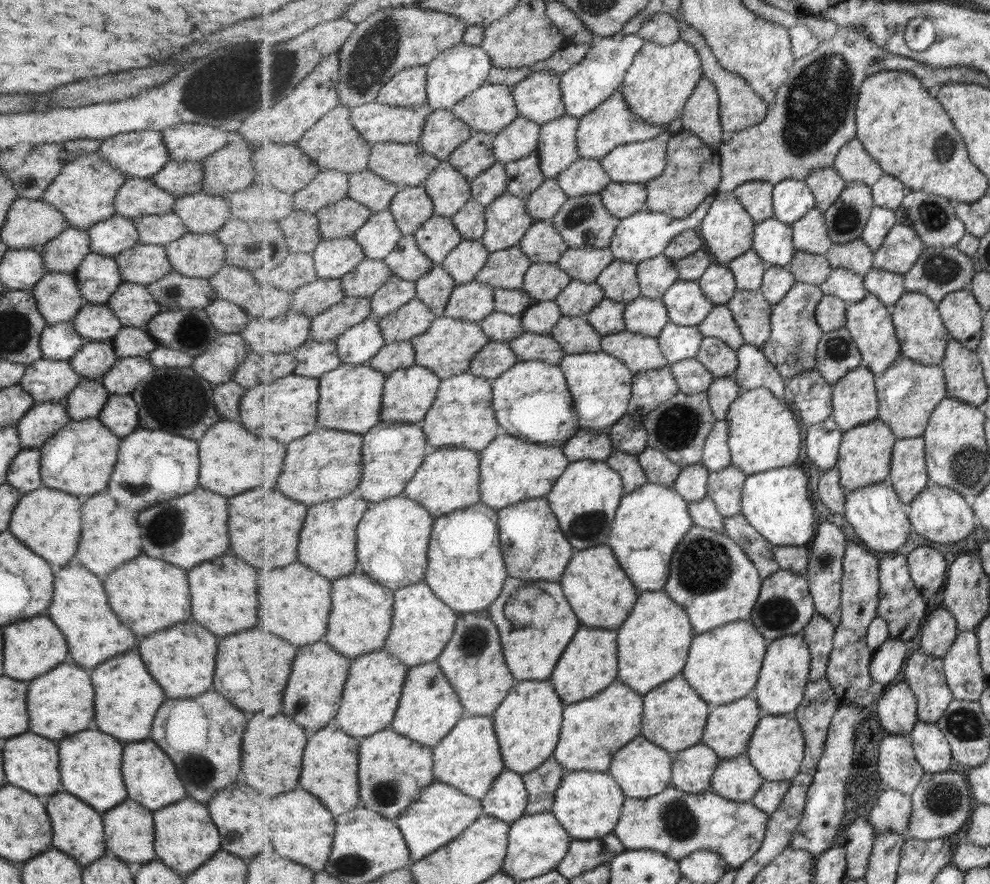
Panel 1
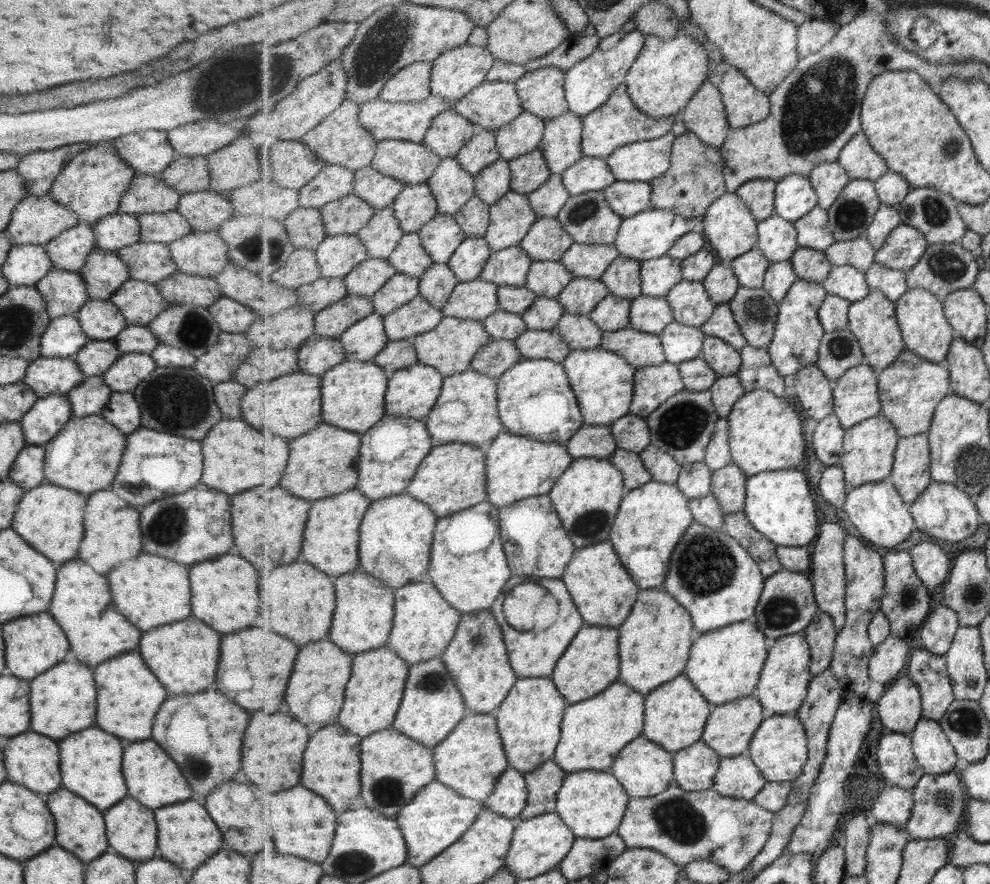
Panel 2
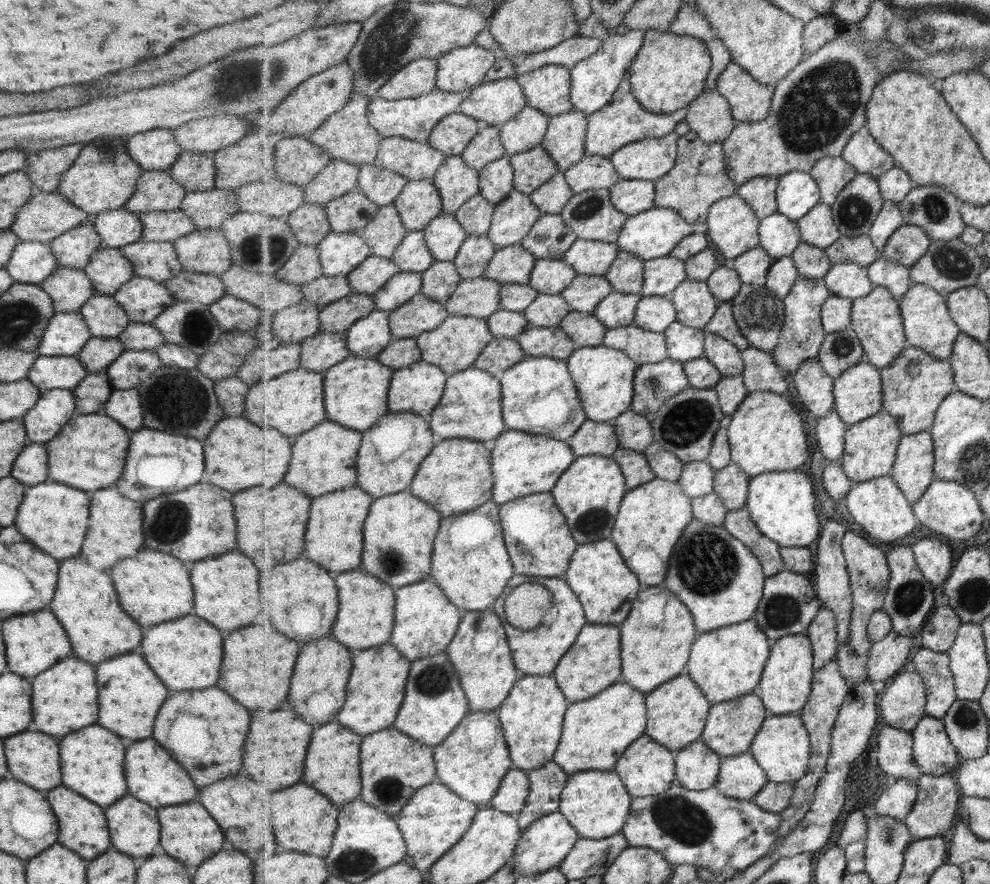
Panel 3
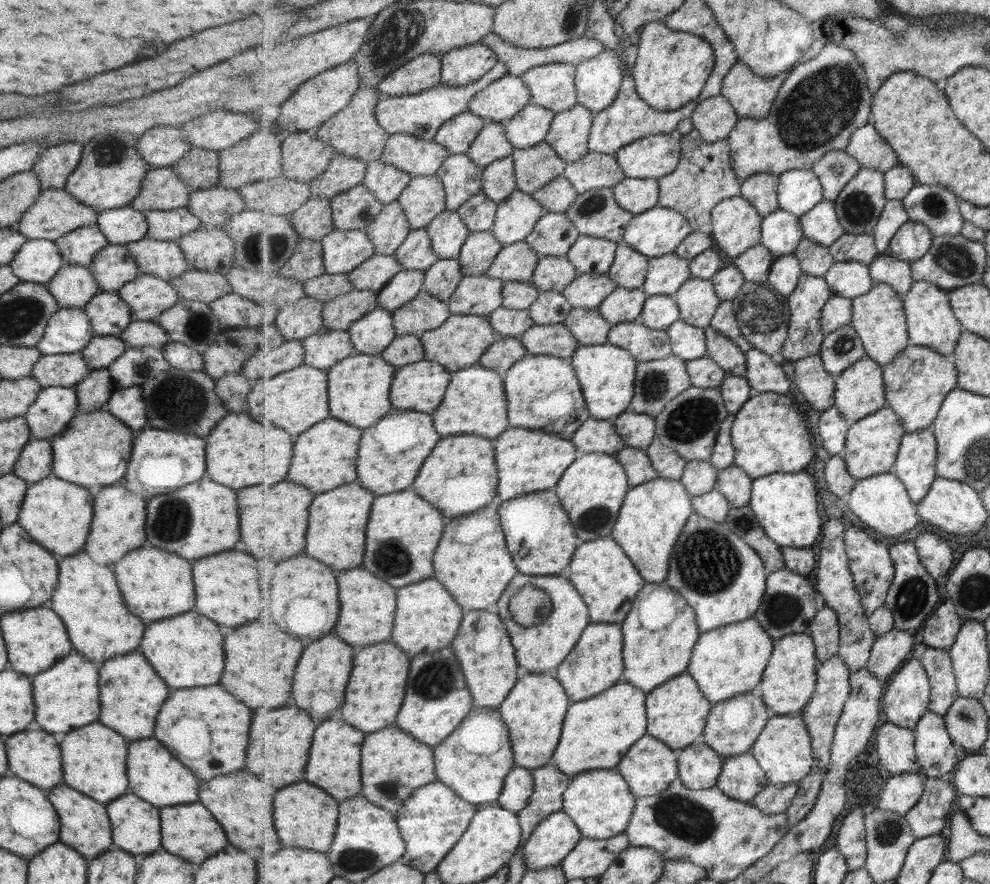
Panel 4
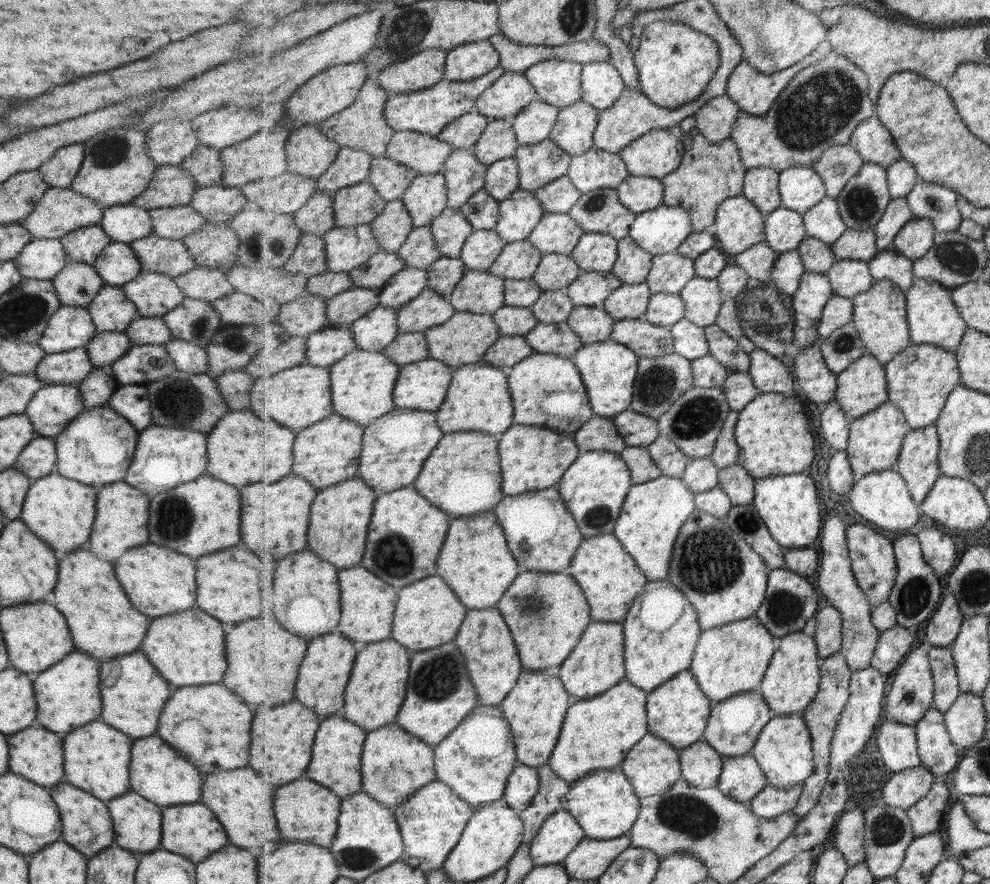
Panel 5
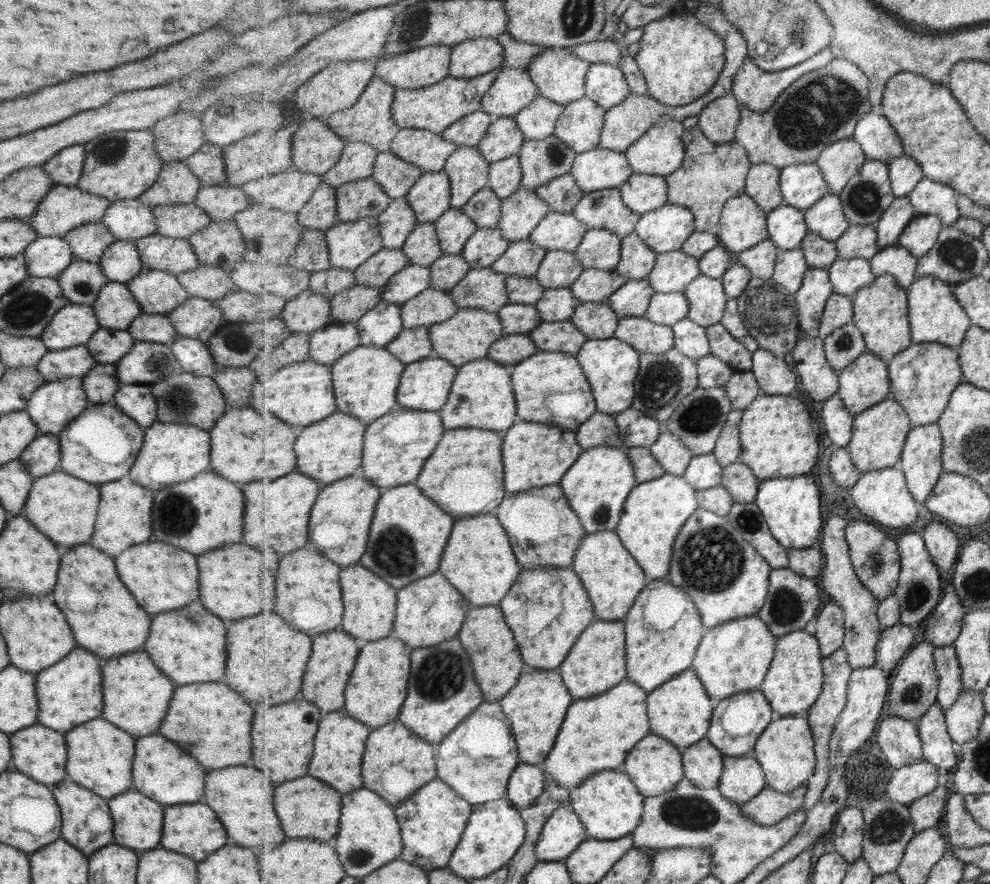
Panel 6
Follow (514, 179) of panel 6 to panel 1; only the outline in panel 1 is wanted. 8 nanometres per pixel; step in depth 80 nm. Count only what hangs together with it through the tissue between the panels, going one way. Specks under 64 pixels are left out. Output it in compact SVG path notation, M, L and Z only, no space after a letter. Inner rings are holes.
M497 162L471 181L472 196L488 207L508 192L509 181L505 163Z

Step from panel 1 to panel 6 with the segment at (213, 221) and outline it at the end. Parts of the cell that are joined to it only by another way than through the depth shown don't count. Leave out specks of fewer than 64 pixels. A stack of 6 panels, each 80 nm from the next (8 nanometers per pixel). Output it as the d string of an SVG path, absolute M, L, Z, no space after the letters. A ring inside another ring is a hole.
M203 184L192 203L200 208L211 221L231 222L235 213L253 204L241 188L229 184Z

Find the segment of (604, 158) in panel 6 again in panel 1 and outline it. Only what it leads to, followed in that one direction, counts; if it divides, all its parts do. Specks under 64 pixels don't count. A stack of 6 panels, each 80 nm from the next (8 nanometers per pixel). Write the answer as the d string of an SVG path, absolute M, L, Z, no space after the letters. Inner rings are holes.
M581 157L558 177L559 185L571 198L601 194L613 180L596 158Z

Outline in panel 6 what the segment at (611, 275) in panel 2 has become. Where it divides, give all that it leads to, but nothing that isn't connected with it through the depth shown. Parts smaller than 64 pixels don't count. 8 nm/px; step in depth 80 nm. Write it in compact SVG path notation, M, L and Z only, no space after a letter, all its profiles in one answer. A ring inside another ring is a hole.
M636 232L622 238L622 257L616 270L629 279L646 280L654 269L658 253Z

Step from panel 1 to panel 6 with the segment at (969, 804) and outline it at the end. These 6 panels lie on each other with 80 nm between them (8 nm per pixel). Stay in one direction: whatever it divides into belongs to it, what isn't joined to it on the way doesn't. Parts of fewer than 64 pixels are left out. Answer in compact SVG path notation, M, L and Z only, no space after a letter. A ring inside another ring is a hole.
M938 786L933 792L923 798L918 798L916 802L909 806L917 832L937 827L939 820L945 814L948 798L947 788Z

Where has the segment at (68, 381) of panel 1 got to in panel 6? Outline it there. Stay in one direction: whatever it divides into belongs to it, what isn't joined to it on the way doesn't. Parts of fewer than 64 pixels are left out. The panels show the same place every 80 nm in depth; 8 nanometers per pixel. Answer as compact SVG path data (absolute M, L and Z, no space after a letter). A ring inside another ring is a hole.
M85 345L71 348L47 351L36 364L37 372L45 382L55 382L64 378L83 378L95 364Z

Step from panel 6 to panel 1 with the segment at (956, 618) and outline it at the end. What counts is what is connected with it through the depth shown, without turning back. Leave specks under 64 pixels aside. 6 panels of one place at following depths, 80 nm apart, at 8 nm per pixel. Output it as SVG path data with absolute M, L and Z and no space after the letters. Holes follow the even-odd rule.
M945 606L935 609L922 624L920 646L923 652L936 658L947 657L960 633L955 615Z

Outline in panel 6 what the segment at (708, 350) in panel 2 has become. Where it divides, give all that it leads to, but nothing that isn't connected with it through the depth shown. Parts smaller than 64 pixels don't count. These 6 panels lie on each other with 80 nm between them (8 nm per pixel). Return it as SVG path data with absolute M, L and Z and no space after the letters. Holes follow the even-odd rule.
M723 324L707 327L707 331L710 338L711 355L730 363L737 372L753 369L754 353L727 331Z

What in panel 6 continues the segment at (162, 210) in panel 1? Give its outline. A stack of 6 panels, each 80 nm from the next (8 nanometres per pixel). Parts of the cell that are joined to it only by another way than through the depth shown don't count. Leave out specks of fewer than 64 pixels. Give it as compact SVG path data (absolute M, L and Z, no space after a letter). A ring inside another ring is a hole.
M182 161L163 163L157 180L136 199L145 206L191 203L203 184Z

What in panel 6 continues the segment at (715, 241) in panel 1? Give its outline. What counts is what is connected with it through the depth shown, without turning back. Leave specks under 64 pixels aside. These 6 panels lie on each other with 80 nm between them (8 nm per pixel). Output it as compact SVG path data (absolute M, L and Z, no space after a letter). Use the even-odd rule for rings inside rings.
M747 194L731 197L725 203L718 227L721 245L735 255L770 236L768 213Z

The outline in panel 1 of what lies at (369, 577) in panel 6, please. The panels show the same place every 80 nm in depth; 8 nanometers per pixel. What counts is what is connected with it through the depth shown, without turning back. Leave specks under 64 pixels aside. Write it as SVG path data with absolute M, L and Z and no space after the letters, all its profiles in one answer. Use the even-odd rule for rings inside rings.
M361 568L355 569L347 576L334 579L333 584L332 611L323 641L327 641L335 650L351 660L383 649L394 620L394 591L377 583Z

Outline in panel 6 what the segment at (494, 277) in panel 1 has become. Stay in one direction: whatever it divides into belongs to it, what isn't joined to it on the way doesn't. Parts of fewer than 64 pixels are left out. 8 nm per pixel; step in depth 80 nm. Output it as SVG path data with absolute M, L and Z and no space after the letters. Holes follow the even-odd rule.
M530 238L512 241L510 248L491 268L499 273L508 274L509 277L513 275L535 277L546 257L546 252L547 250Z

